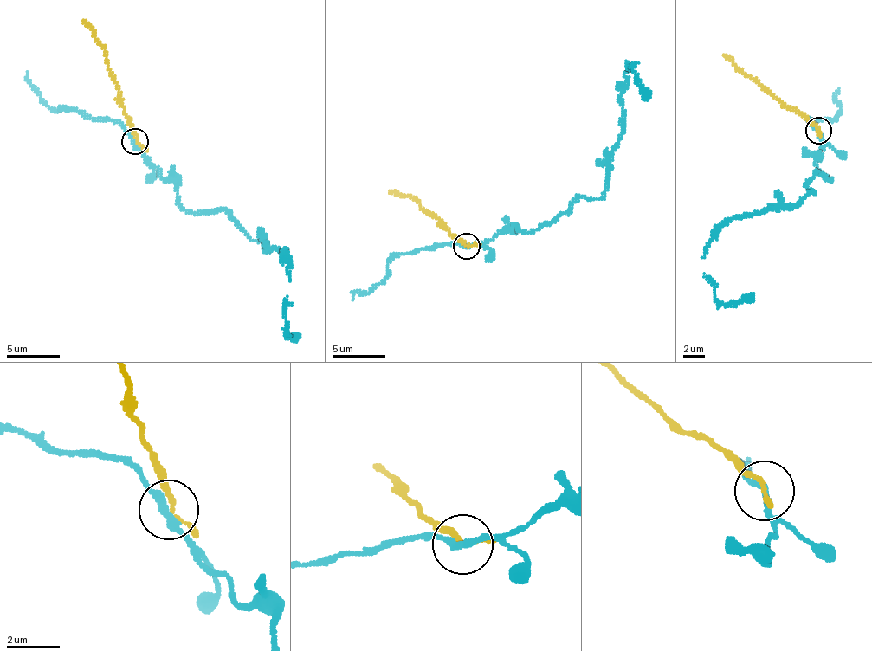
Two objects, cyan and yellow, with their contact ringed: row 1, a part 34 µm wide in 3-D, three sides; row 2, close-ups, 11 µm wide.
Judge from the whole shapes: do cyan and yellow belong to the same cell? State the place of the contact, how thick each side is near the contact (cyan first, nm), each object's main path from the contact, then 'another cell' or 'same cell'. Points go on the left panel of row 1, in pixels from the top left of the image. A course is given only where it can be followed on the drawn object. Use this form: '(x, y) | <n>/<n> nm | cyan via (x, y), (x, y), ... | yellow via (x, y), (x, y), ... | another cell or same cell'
(135, 141) | 280/140 nm | cyan via (134, 140), (164, 178), (177, 182), (186, 210), (220, 209), (266, 248), (286, 247), (285, 336), (296, 334) | yellow via (137, 141), (106, 55), (83, 20) | another cell

